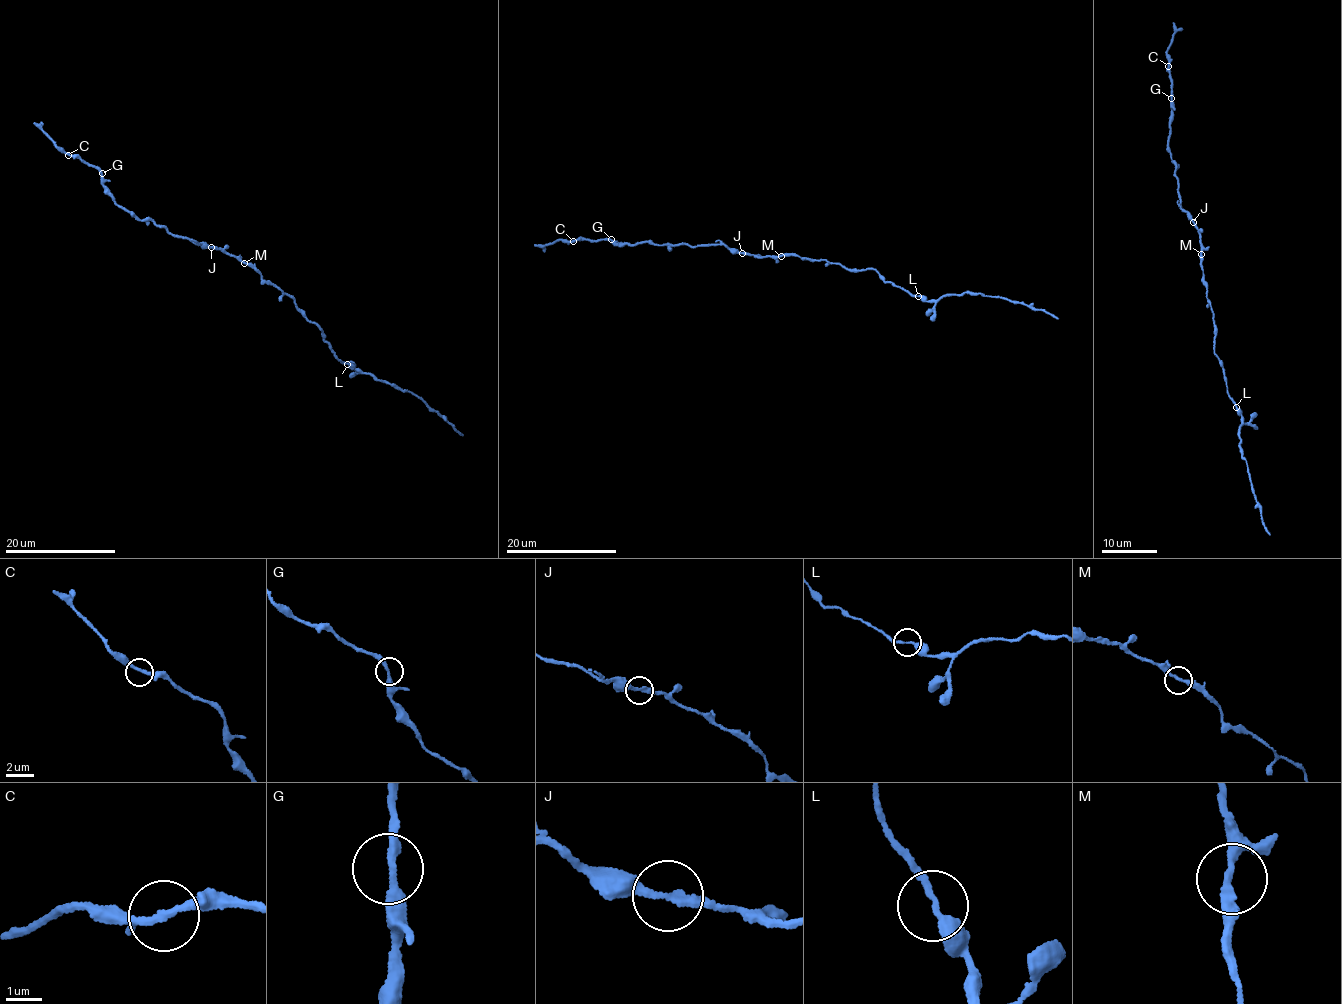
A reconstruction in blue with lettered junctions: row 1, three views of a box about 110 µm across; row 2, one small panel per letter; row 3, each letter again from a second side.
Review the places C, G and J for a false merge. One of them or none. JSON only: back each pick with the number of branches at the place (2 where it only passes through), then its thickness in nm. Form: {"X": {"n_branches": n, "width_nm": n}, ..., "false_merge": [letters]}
{"false_merge": []}

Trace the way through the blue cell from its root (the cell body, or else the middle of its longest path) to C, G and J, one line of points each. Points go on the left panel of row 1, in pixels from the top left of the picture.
C: (260, 274), (219, 249), (173, 236), (150, 220), (139, 221), (115, 202), (103, 185), (102, 173), (68, 155)
G: (260, 274), (219, 249), (173, 236), (150, 220), (139, 221), (115, 202), (103, 185), (102, 173)
J: (260, 274), (233, 256), (211, 247)

